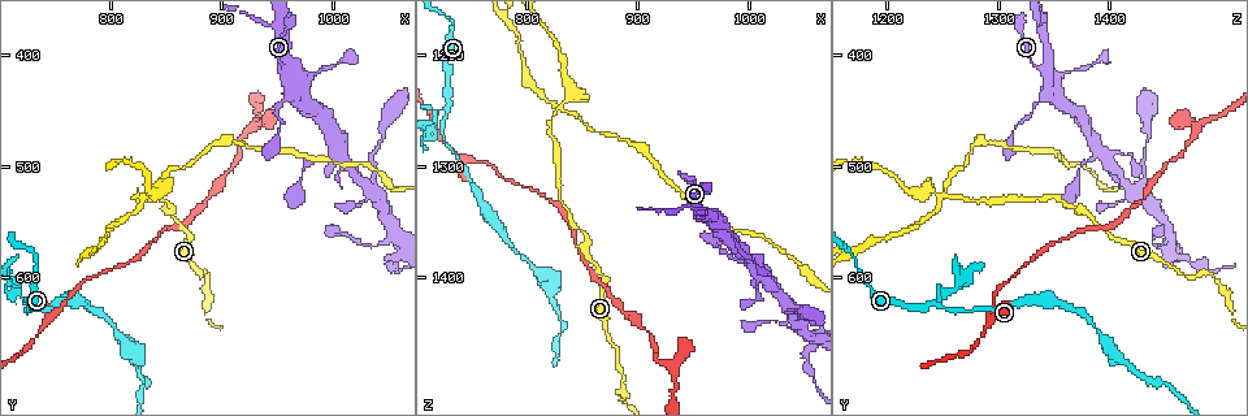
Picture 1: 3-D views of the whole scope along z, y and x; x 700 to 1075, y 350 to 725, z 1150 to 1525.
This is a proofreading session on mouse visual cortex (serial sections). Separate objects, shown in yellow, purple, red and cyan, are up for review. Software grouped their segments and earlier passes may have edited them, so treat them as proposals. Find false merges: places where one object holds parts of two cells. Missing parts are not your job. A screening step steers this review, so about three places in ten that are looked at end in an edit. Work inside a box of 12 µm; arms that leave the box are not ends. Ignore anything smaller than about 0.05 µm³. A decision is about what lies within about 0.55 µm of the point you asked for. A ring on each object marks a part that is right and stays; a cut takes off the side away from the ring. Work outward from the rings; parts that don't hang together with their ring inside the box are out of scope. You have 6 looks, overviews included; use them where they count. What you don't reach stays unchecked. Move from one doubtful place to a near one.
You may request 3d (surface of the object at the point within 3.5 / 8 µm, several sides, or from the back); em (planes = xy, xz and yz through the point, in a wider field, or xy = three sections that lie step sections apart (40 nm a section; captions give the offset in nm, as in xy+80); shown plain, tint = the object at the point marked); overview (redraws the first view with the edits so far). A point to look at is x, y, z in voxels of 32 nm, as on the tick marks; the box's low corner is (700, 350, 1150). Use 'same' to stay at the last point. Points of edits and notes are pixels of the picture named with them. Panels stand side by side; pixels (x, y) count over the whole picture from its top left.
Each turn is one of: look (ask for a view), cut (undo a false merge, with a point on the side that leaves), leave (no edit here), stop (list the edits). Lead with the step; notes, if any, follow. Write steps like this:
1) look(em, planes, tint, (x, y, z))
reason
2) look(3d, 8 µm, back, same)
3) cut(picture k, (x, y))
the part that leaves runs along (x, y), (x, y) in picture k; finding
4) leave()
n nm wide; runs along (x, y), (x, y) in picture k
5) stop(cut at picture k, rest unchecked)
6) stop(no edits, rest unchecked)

look(3d, 3.5 µm, (928, 464, 1480))
abrupt turn

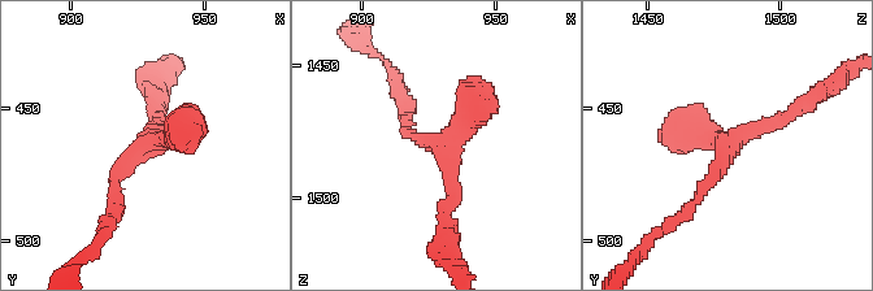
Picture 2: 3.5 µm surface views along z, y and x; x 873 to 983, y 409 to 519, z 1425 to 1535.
look(em, xy, step 1, tint, (929, 463, 1481))
now the EM

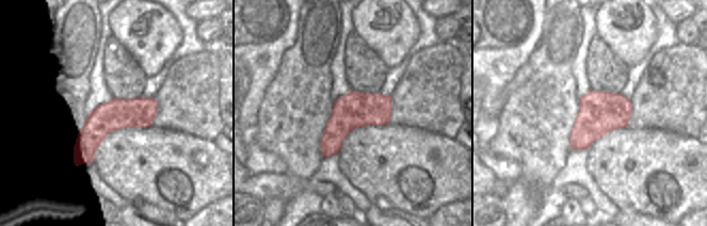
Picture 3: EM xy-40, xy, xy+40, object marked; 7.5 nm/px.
look(em, xy, step 5, tint, same)

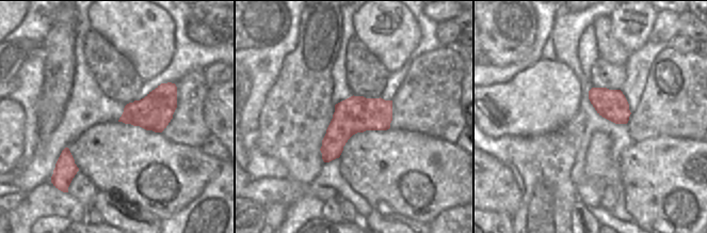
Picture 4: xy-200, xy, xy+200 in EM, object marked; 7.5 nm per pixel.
leave()
arms of 150, 150, 350 nm; runs along (114, 207), (120, 166), (166, 124) in picture 2; continuous, no second cell

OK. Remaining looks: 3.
look(3d, 3.5 µm, back, (890, 598, 1490))
abrupt turn

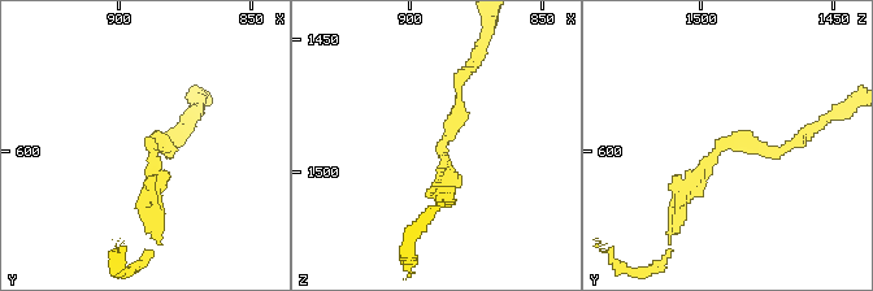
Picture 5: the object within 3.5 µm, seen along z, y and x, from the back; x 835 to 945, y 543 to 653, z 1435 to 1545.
look(em, xy, step 5, tint, (888, 597, 1491))
arms of 100, 200 nm; now the EM

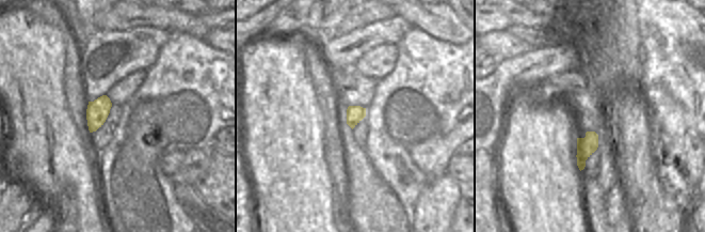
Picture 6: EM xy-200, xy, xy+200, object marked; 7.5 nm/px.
leave()
runs along (799, 138), (765, 150), (722, 142), (678, 213) in picture 5; one cell here

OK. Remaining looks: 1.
stop(no edits, rest unchecked)

